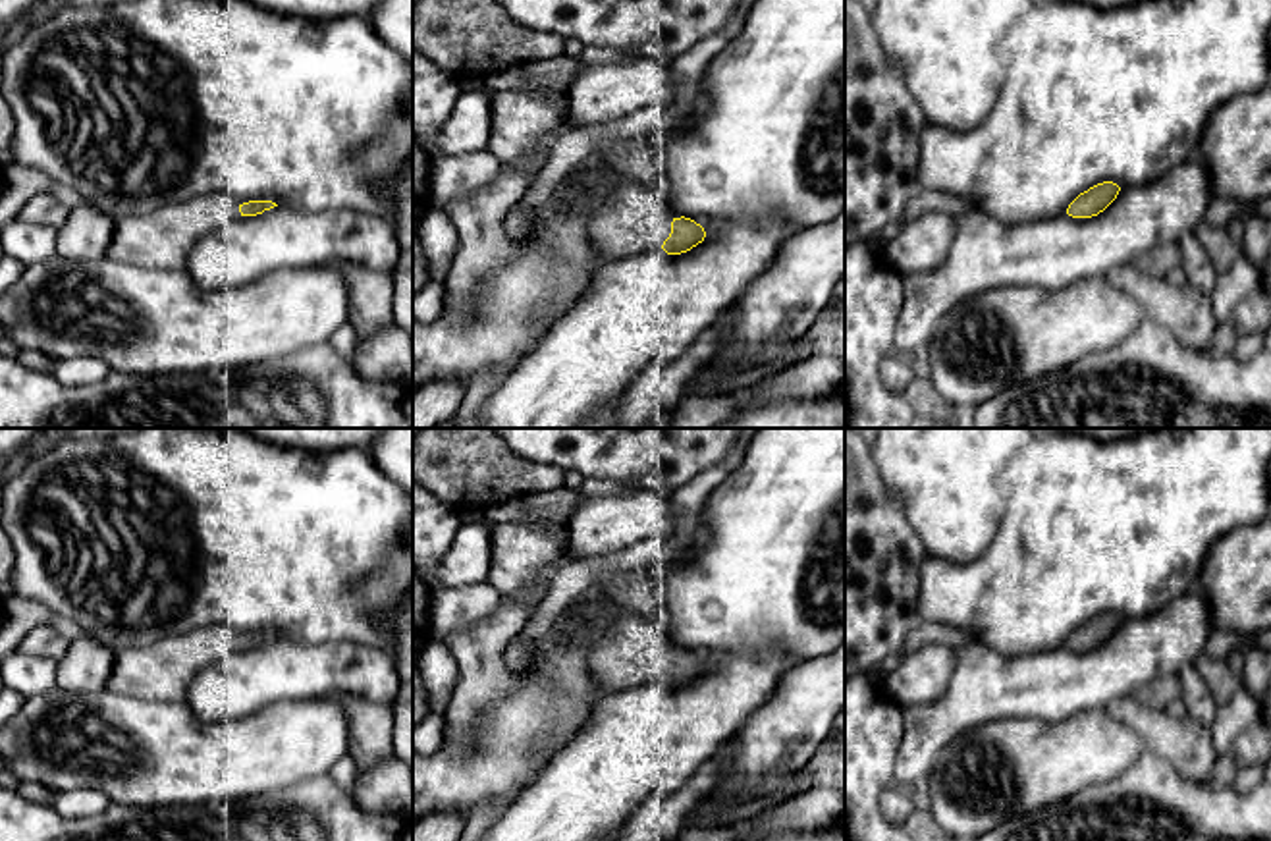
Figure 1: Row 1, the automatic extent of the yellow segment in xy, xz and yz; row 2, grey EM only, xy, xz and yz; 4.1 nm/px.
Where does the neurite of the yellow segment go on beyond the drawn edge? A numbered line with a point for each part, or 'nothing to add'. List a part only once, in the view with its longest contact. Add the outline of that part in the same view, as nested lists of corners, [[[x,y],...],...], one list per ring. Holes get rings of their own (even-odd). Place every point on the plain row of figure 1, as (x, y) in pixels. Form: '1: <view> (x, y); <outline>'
1: xz (629, 652); [[[567,608],[546,637],[579,642],[592,679],[608,694],[662,679],[671,665],[673,648],[662,629],[635,611],[621,613],[598,631],[577,631],[573,619],[575,611]]]

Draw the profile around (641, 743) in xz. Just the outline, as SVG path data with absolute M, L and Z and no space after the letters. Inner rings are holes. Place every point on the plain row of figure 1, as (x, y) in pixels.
M685 648L706 664L702 675L681 687L667 687L662 679L636 689L623 689L602 696L588 725L559 748L534 781L507 804L505 812L490 826L482 841L604 841L619 831L629 818L648 800L679 791L704 762L727 745L775 691L783 675L802 658L771 650L768 654L721 652L712 648Z

